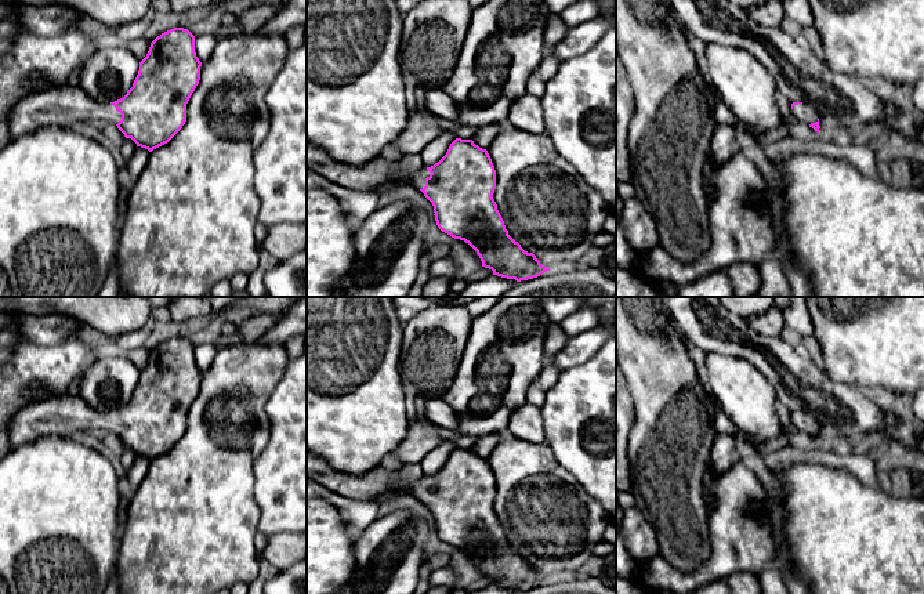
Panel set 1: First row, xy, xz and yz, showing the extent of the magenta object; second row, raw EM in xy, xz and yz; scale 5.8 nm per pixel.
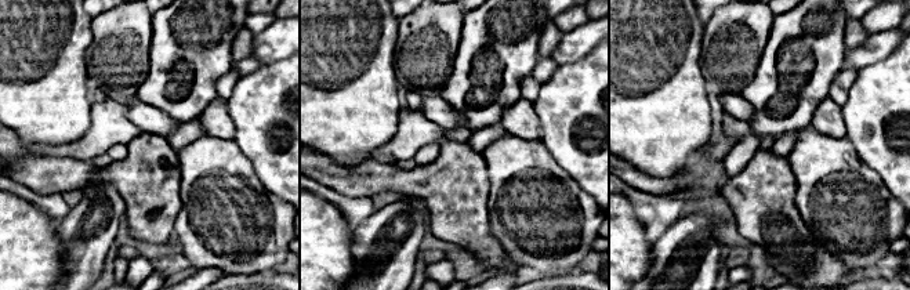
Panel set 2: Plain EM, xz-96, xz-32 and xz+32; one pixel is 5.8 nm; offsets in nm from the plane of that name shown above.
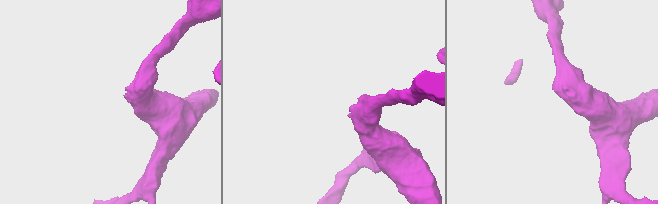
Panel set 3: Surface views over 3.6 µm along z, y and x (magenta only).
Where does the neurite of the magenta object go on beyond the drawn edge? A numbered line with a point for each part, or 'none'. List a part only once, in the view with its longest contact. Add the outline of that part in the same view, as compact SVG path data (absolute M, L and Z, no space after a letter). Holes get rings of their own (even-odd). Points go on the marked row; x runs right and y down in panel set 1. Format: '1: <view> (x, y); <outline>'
1: xz (383, 171); M308 142L307 167L331 182L358 192L381 191L392 185L410 185L420 191L431 174L425 166L413 173L405 171L391 155L376 157L365 166L351 166Z

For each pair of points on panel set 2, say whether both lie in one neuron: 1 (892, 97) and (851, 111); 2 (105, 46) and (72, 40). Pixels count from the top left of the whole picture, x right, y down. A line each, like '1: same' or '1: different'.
1: same
2: different

